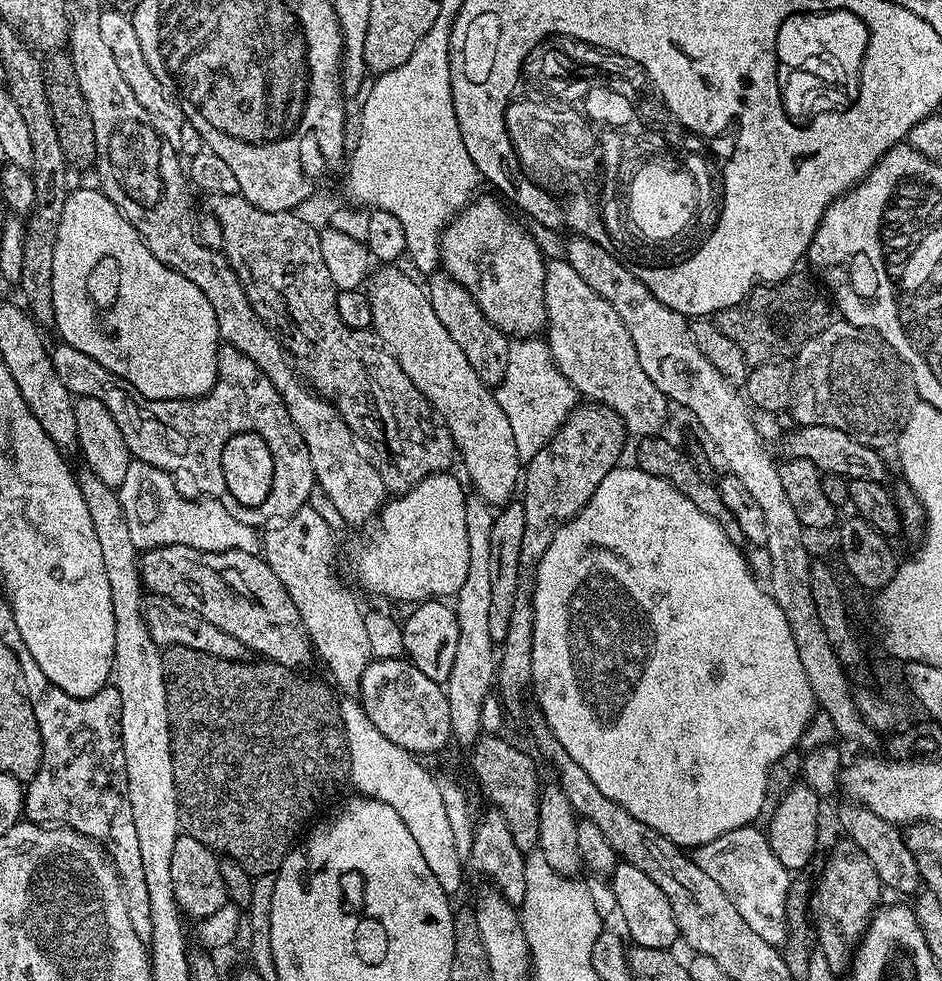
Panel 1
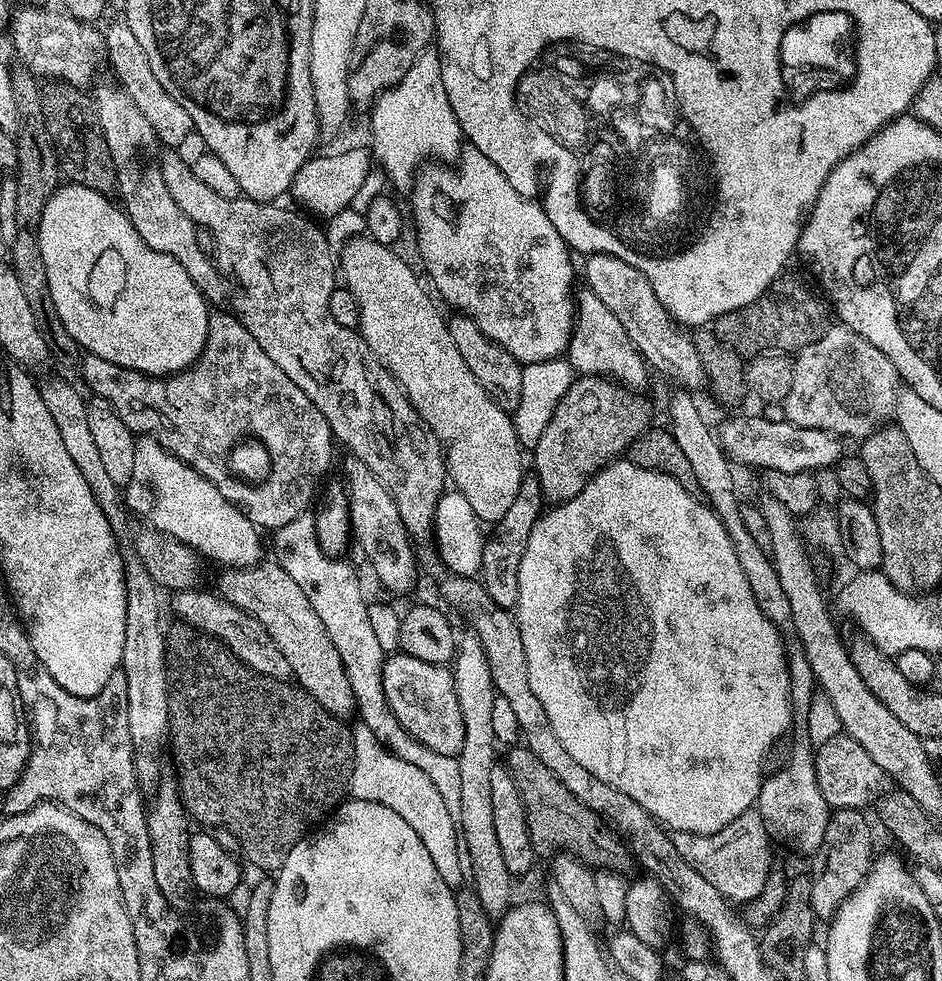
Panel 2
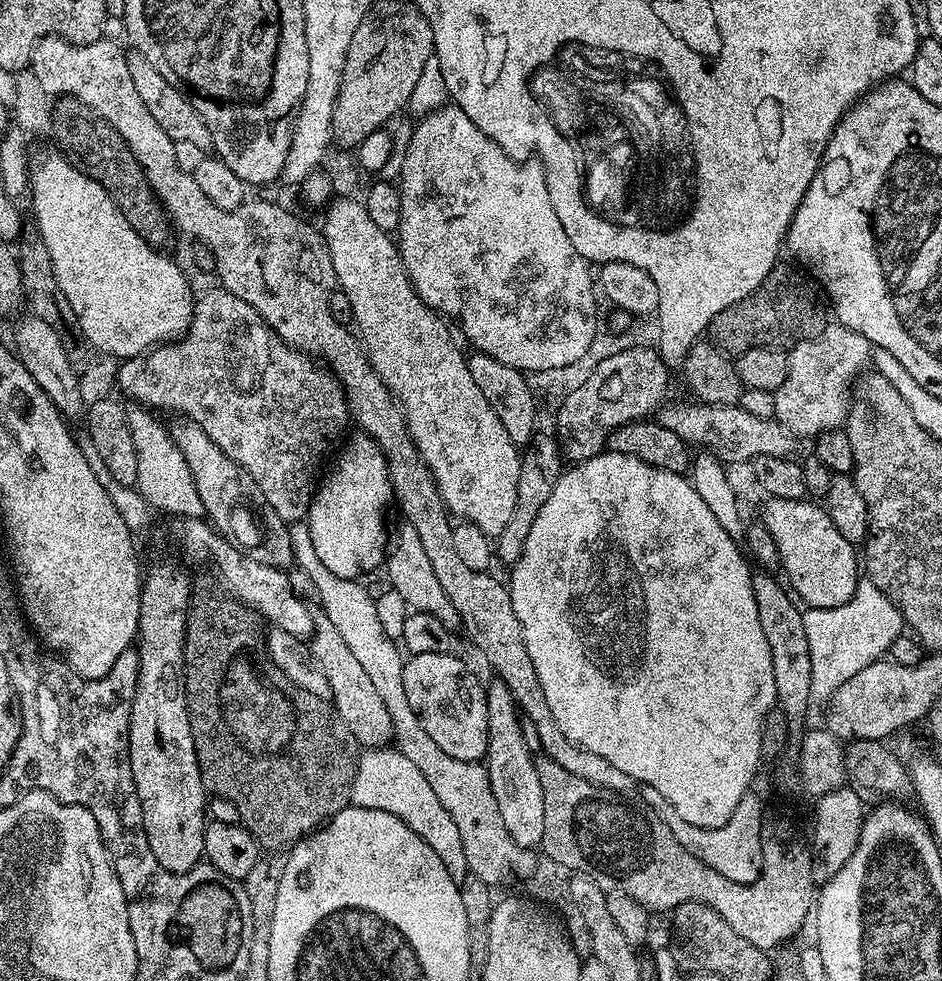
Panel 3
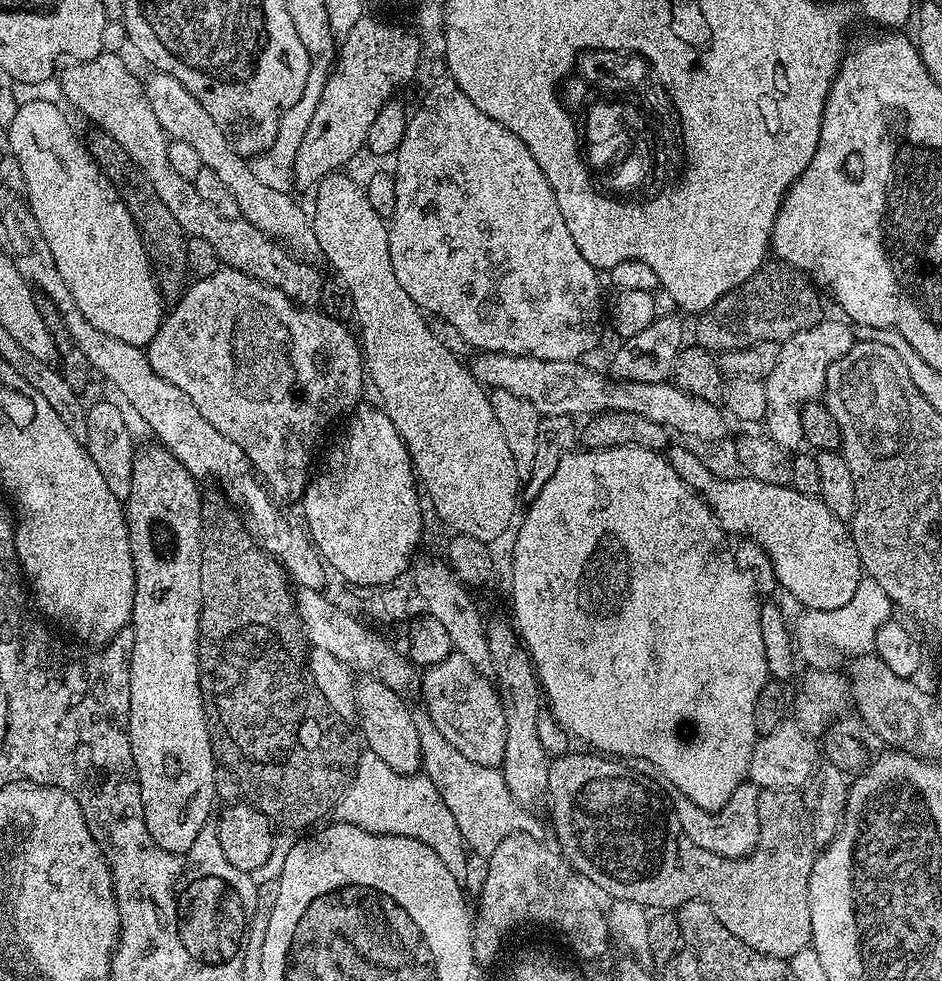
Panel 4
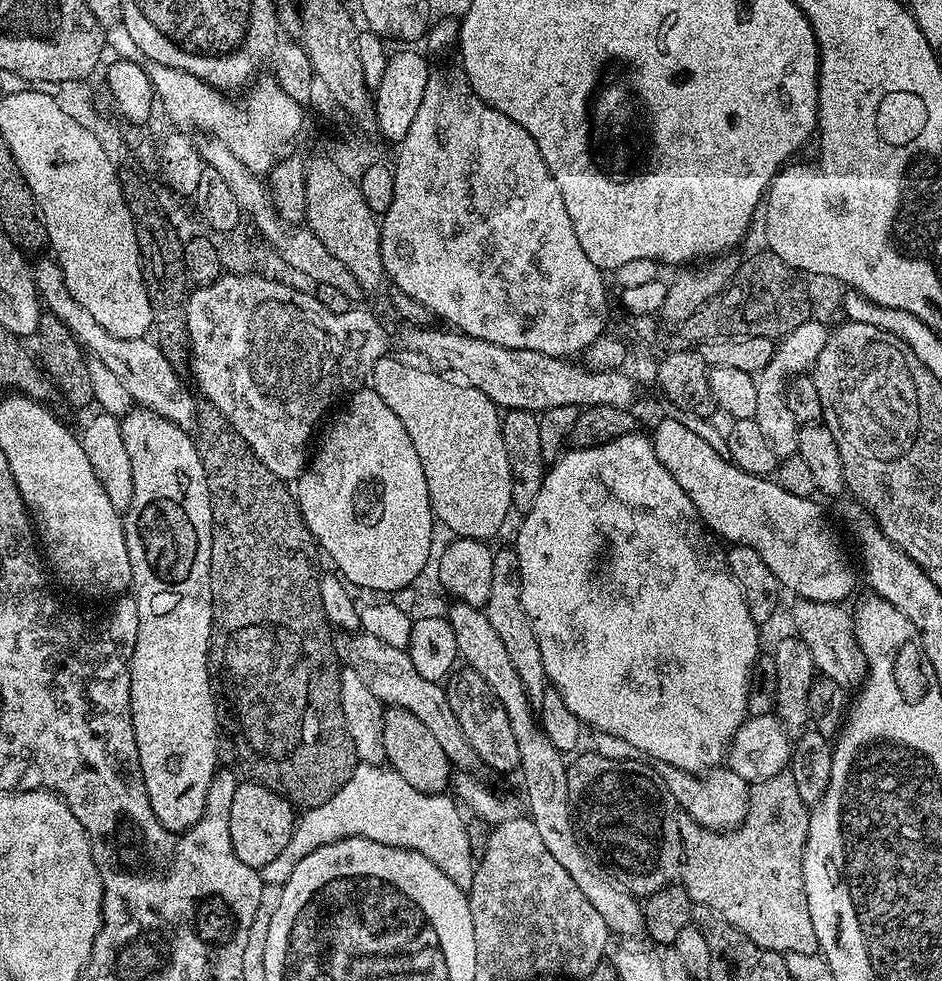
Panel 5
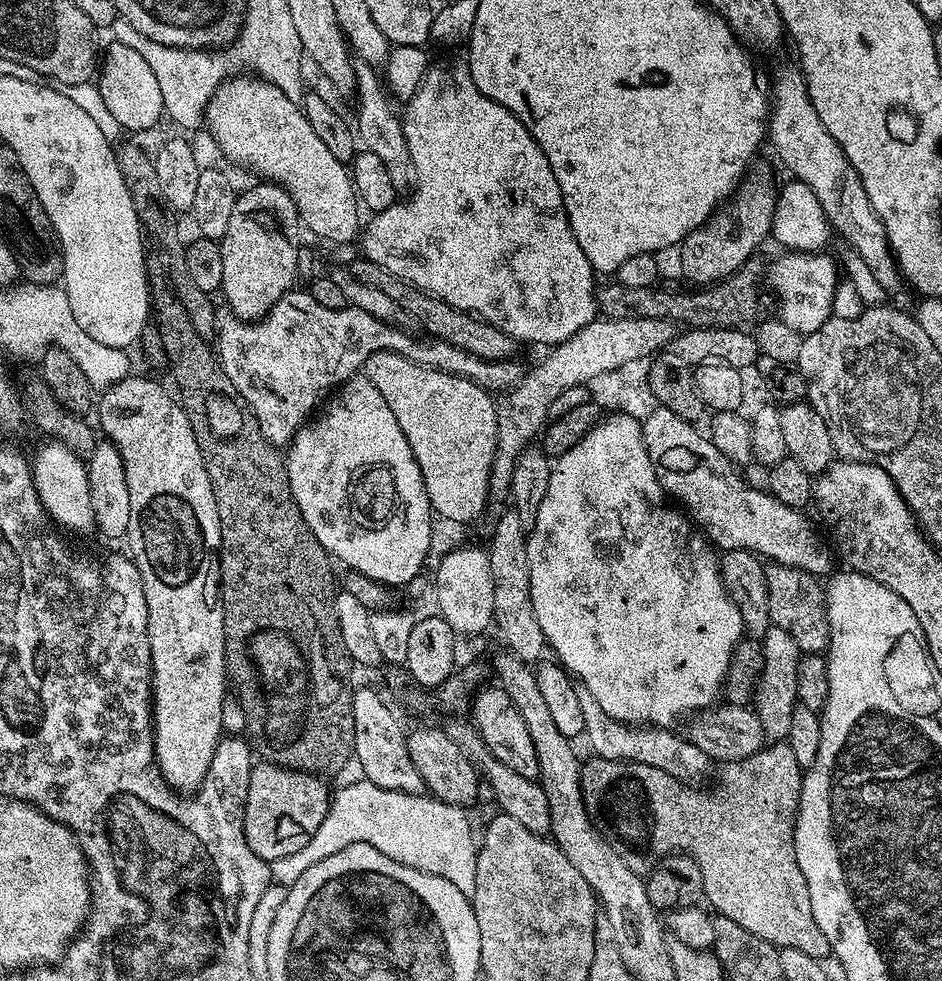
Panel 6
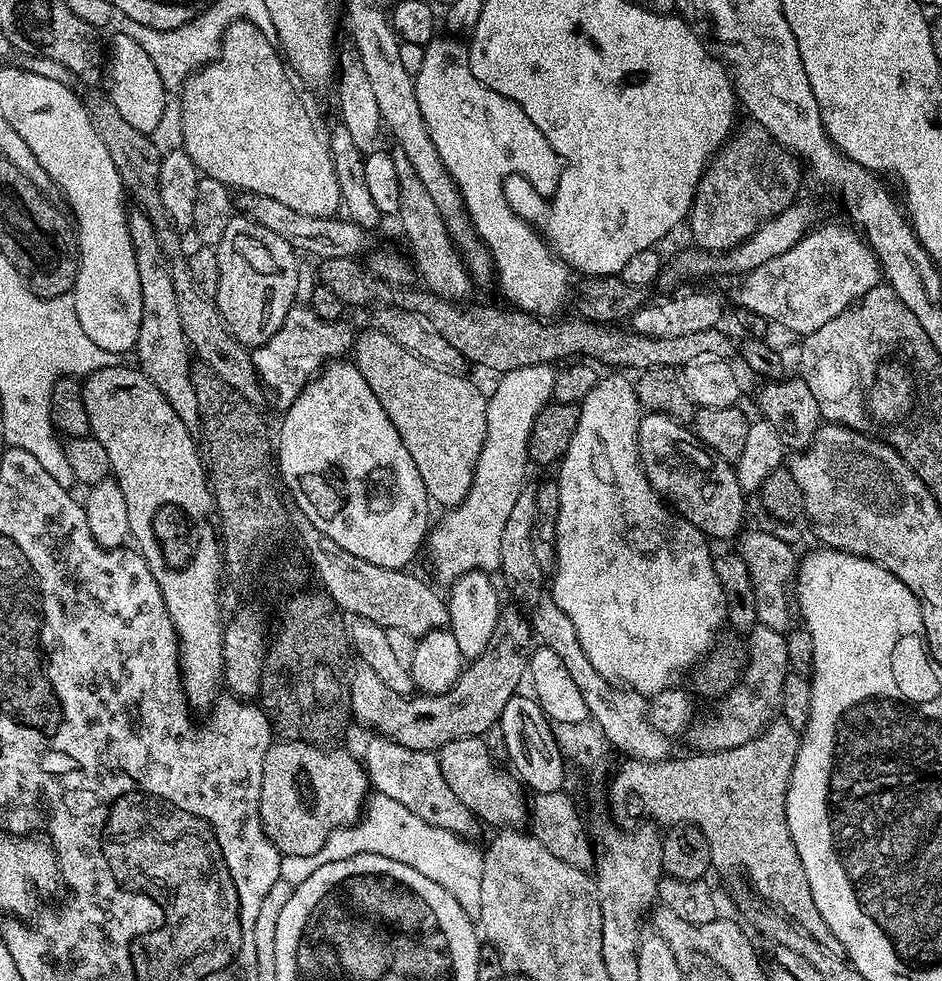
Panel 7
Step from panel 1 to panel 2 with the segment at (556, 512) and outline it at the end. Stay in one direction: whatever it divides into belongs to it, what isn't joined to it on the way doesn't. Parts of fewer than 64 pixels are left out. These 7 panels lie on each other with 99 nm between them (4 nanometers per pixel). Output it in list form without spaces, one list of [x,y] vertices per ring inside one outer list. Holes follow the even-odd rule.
[[[580,376],[573,379],[562,402],[558,402],[554,414],[550,414],[550,422],[546,422],[542,438],[538,438],[538,442],[534,445],[533,452],[536,452],[532,456],[533,462],[536,463],[534,474],[540,479],[545,501],[555,506],[577,496],[606,465],[623,457],[628,447],[643,432],[653,427],[653,424],[652,404],[639,391],[629,390],[607,376]]]

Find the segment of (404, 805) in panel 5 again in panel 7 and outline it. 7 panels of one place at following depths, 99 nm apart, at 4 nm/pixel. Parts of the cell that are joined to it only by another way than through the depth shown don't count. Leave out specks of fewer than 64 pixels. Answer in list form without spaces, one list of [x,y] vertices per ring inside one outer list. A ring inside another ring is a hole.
[[[376,794],[367,801],[360,819],[346,828],[334,830],[318,854],[284,856],[280,862],[280,879],[295,886],[306,882],[306,878],[310,878],[310,874],[314,874],[314,870],[326,862],[342,862],[342,858],[350,858],[354,854],[382,854],[382,858],[394,858],[394,862],[411,866],[418,870],[418,874],[438,882],[438,886],[454,894],[458,906],[462,906],[468,916],[476,918],[482,910],[484,854],[472,843],[471,839],[418,818],[418,814],[406,810],[402,802],[394,802],[394,798]]]

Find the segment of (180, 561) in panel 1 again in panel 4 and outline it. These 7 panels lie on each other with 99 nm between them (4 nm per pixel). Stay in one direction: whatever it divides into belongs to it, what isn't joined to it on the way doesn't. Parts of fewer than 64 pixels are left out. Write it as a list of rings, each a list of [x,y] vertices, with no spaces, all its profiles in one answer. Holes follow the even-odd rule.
[[[371,678],[361,679],[356,686],[358,728],[360,724],[359,731],[362,733],[367,751],[382,758],[382,762],[386,762],[386,766],[390,766],[392,770],[414,776],[422,768],[422,745],[412,717],[413,709],[404,705],[403,698],[405,697],[400,692],[395,692],[381,681]]]

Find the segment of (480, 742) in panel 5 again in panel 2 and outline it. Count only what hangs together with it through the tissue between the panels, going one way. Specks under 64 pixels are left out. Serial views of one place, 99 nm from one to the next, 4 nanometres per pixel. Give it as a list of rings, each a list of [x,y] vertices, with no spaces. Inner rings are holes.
[[[397,651],[385,659],[381,684],[390,710],[405,731],[430,750],[459,757],[464,726],[451,667],[422,662],[422,658],[414,658]]]

